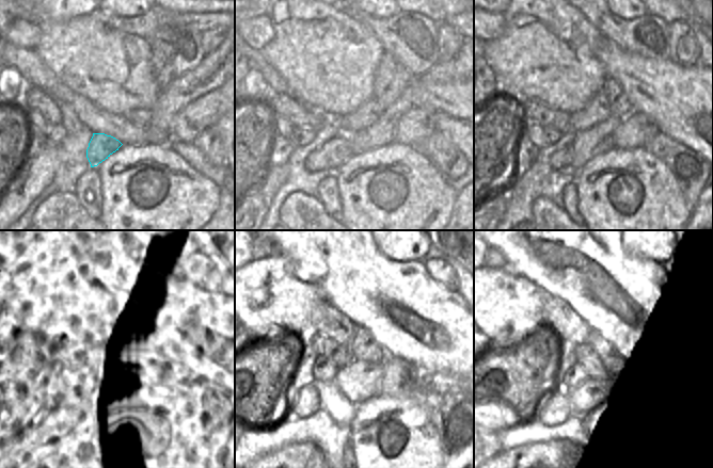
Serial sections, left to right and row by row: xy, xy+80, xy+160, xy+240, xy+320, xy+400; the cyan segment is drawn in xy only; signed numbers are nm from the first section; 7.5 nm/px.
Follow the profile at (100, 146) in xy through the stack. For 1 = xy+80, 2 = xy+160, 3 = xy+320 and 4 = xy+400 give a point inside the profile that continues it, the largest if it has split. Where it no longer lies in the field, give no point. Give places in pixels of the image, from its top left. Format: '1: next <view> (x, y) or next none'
1: next xy+80 (332, 155)
2: next xy+160 (564, 158)
3: next xy+320 (304, 404)
4: next xy+400 (552, 408)

